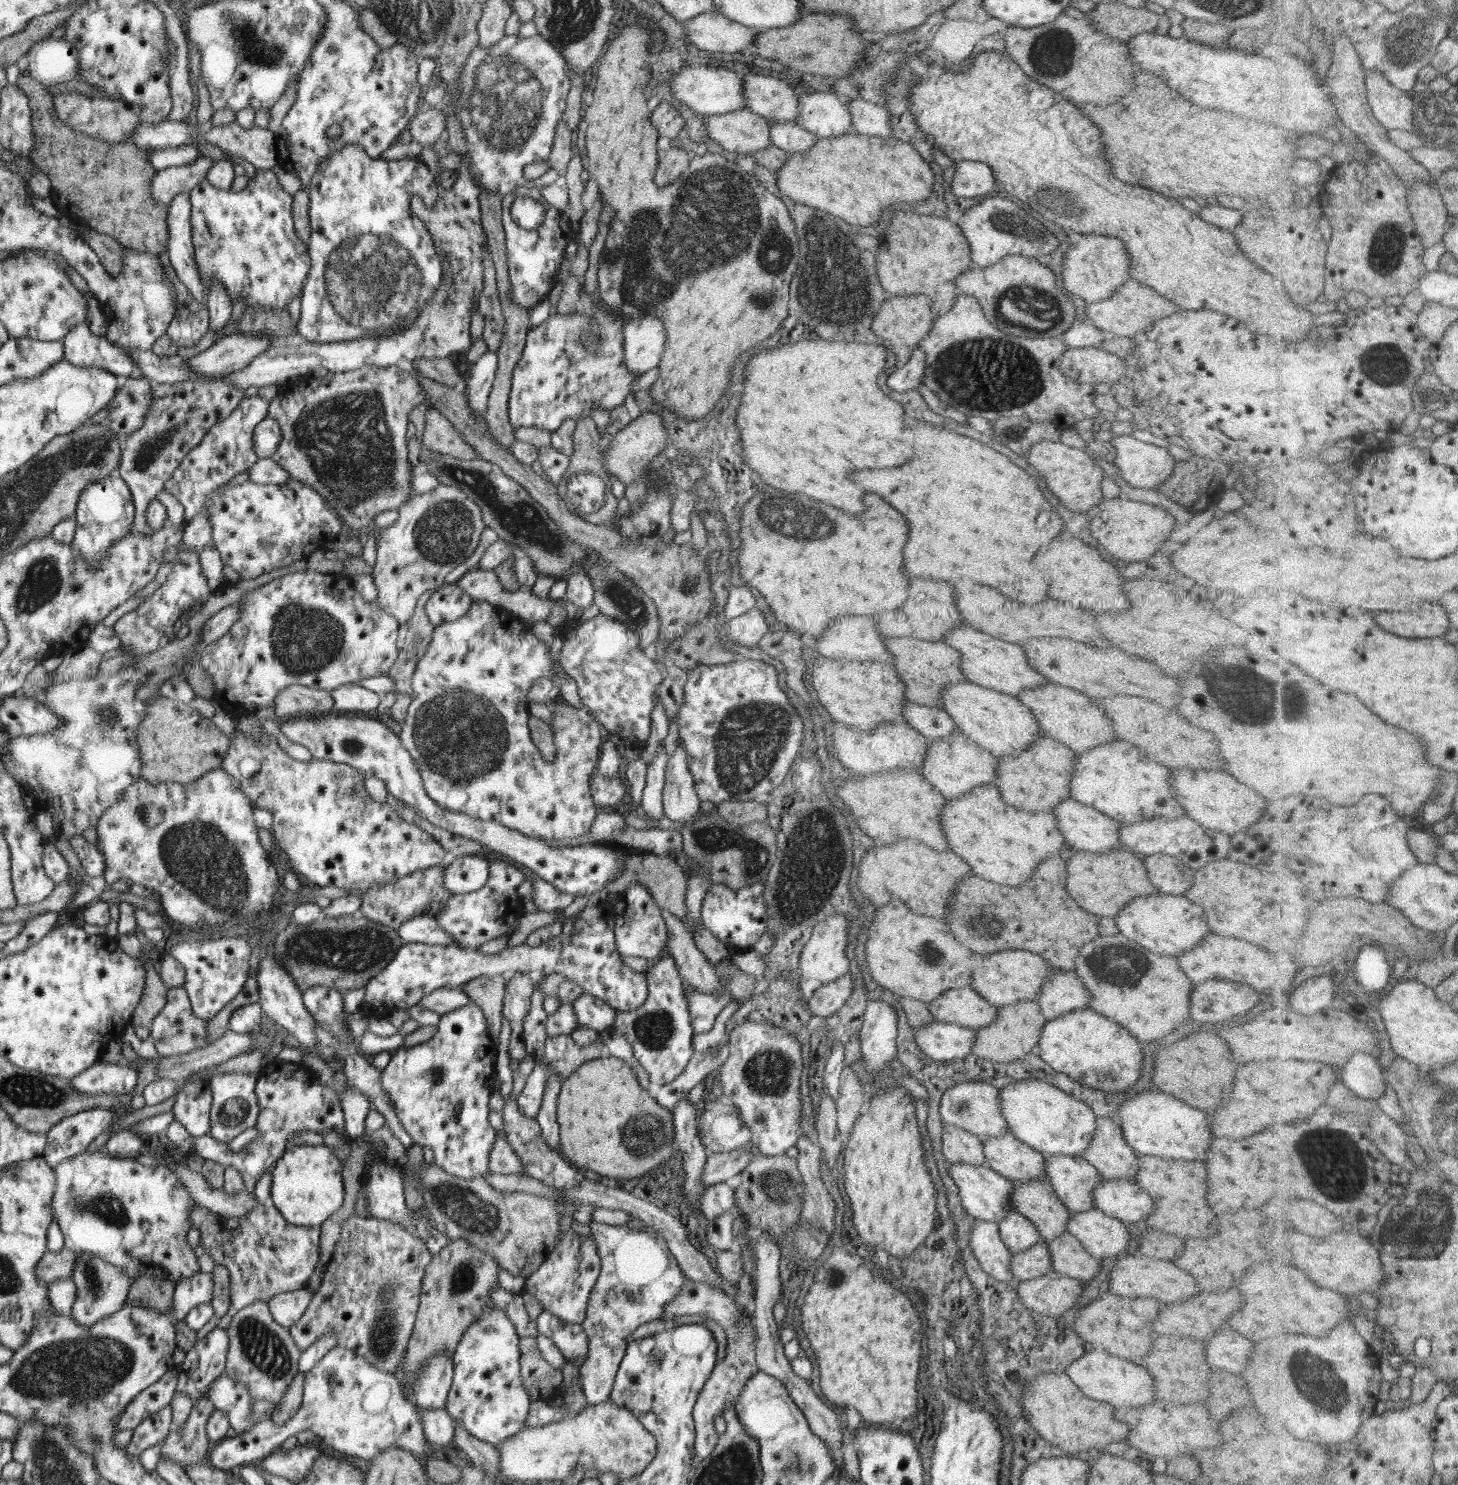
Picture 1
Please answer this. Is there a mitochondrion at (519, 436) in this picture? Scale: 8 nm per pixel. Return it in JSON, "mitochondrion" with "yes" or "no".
{"mitochondrion":"no"}

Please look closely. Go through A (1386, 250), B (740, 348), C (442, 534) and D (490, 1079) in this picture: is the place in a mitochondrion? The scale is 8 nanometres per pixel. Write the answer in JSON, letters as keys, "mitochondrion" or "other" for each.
{"A":"mitochondrion","B":"other","C":"mitochondrion","D":"other"}

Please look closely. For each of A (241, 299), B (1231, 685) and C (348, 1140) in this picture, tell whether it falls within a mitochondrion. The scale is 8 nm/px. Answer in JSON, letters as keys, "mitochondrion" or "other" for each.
{"A":"other","B":"mitochondrion","C":"other"}

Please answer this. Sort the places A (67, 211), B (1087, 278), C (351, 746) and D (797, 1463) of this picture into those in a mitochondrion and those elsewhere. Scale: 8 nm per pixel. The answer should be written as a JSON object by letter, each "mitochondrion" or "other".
{"A":"other","B":"other","C":"mitochondrion","D":"mitochondrion"}

